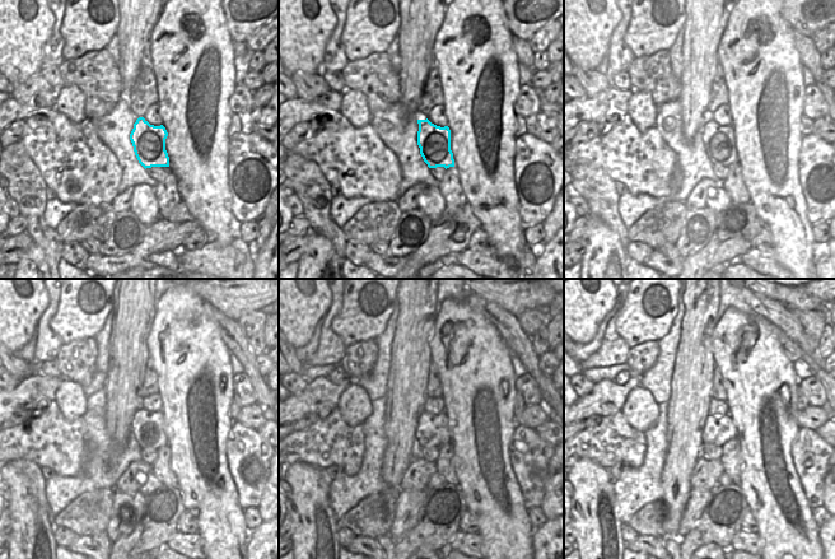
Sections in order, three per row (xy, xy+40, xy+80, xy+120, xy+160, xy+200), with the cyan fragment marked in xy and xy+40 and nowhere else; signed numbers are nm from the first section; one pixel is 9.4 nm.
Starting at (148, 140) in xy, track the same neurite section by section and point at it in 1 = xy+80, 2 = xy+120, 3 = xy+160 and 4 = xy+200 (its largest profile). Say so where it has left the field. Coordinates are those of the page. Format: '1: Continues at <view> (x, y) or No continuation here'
1: Continues at xy+80 (718, 141)
2: Continues at xy+120 (147, 427)
3: Continues at xy+160 (432, 431)
4: Continues at xy+200 (717, 431)

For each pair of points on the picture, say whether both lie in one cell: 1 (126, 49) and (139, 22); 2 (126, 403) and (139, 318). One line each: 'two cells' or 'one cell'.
1: one cell
2: one cell

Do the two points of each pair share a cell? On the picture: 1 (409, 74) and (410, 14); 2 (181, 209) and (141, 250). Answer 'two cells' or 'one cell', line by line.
1: one cell
2: one cell

